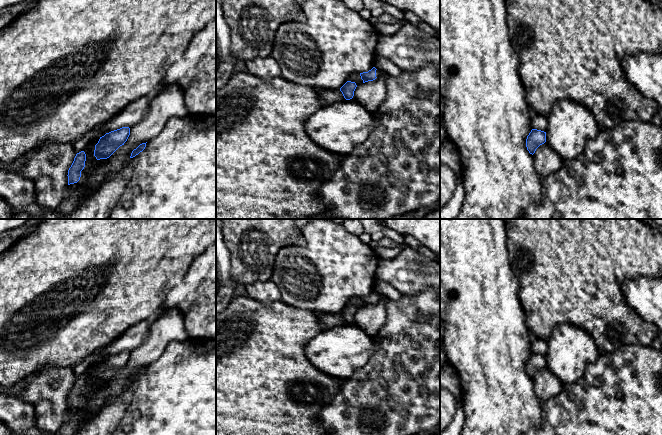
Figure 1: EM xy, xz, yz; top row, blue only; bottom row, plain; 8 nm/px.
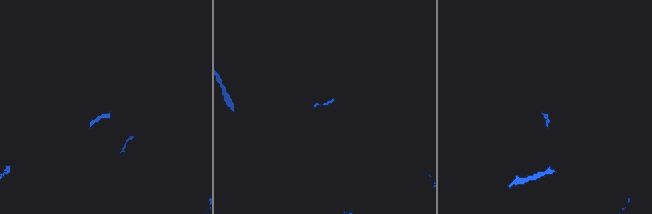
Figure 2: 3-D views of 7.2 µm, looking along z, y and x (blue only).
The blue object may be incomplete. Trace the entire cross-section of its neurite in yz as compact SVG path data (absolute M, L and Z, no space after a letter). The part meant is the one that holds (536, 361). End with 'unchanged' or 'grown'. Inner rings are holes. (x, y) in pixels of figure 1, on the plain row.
M532 353L526 363L526 371L530 378L534 378L536 373L546 366L546 356Z | unchanged

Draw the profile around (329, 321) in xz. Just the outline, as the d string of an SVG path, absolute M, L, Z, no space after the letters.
M340 312L335 314L318 313L318 319L327 329L346 324Z

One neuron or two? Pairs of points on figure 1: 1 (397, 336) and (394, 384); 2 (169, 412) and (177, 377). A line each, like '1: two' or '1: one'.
1: one
2: one

